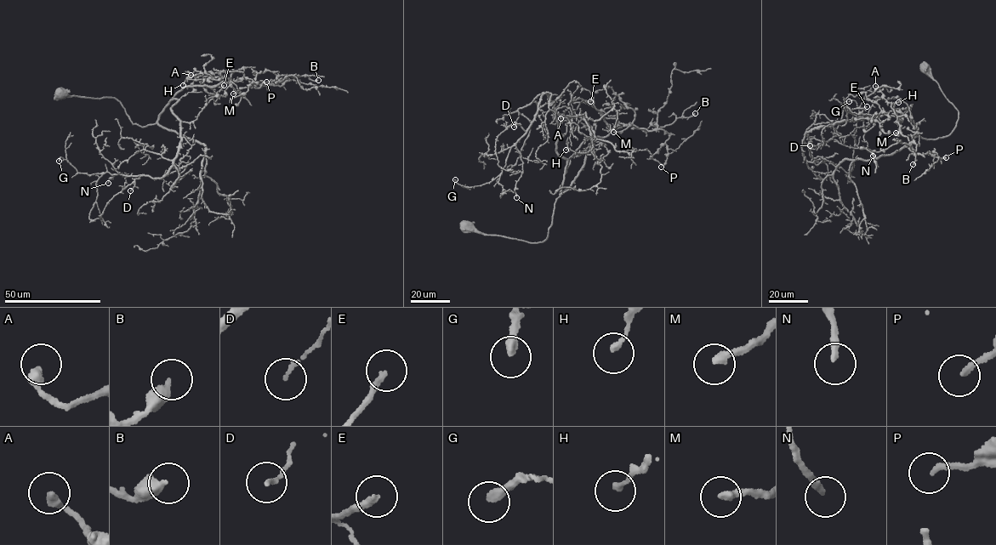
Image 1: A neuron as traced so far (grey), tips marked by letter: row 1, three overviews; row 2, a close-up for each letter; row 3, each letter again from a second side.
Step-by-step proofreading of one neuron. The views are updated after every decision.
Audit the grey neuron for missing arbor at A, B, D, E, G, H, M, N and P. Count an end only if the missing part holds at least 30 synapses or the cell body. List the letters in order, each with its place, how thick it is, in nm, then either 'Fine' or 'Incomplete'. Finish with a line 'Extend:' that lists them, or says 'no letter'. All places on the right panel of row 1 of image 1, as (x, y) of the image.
A: Place: (875, 86). Thickness 340 nm. Fine
B: Place: (913, 164). Thickness 420 nm. Fine
D: Place: (810, 145). Thickness 130 nm. Fine
E: Place: (867, 106). Thickness 220 nm. Fine
G: Place: (849, 101). Thickness 320 nm. Fine
H: Place: (898, 102). Thickness 190 nm. Fine
M: Place: (896, 133). Thickness 260 nm. Incomplete
N: Place: (873, 156). Thickness 220 nm. Incomplete
P: Place: (946, 157). Thickness 200 nm. Fine
Extend: M, N

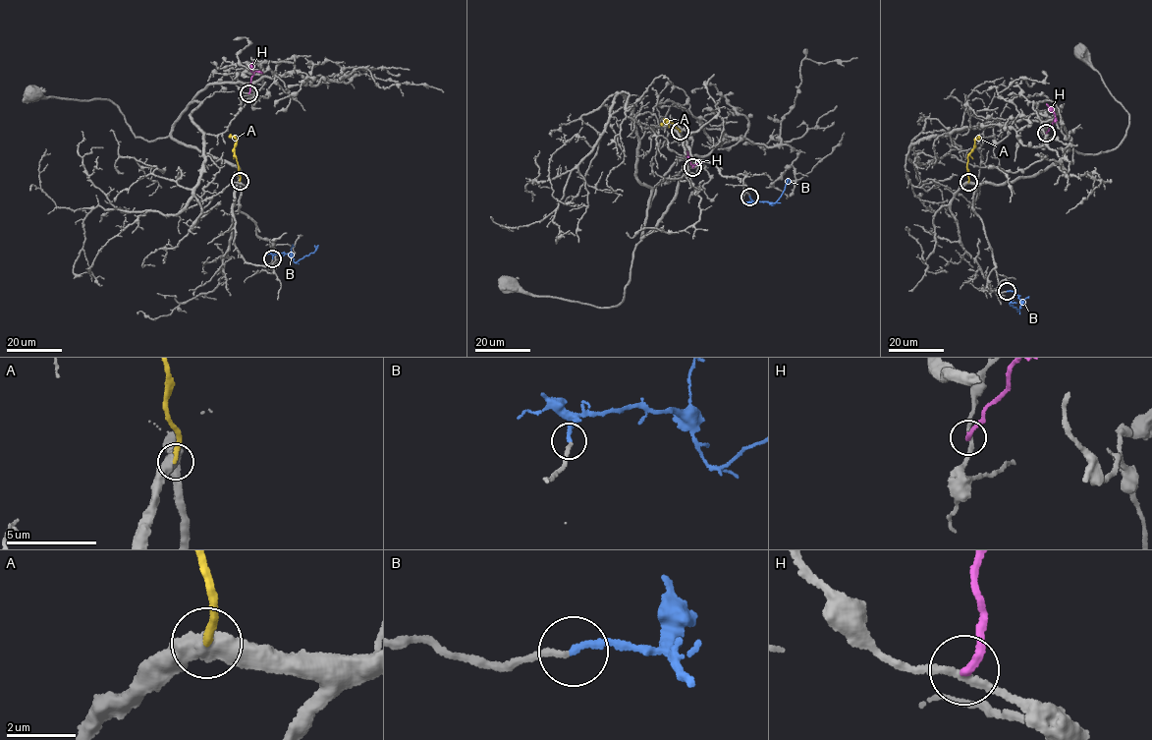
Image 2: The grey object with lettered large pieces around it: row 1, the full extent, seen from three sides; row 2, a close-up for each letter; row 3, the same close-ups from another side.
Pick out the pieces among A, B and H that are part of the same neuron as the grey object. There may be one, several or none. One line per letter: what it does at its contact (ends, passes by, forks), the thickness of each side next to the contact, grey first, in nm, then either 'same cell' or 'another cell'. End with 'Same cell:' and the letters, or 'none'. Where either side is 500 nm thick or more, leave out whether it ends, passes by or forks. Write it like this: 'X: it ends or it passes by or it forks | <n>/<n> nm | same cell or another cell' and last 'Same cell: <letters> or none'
A: it ends | 480/240 nm | another cell
B: it ends | 170/200 nm | same cell
H: it ends | 220/240 nm | another cell
Same cell: B

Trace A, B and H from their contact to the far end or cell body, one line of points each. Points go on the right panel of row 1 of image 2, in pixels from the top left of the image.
A: (968, 182), (967, 156), (979, 138)
B: (1007, 291), (1014, 291), (1018, 297), (1018, 311), (1010, 304), (1016, 303)
H: (1046, 133), (1055, 114), (1046, 103)

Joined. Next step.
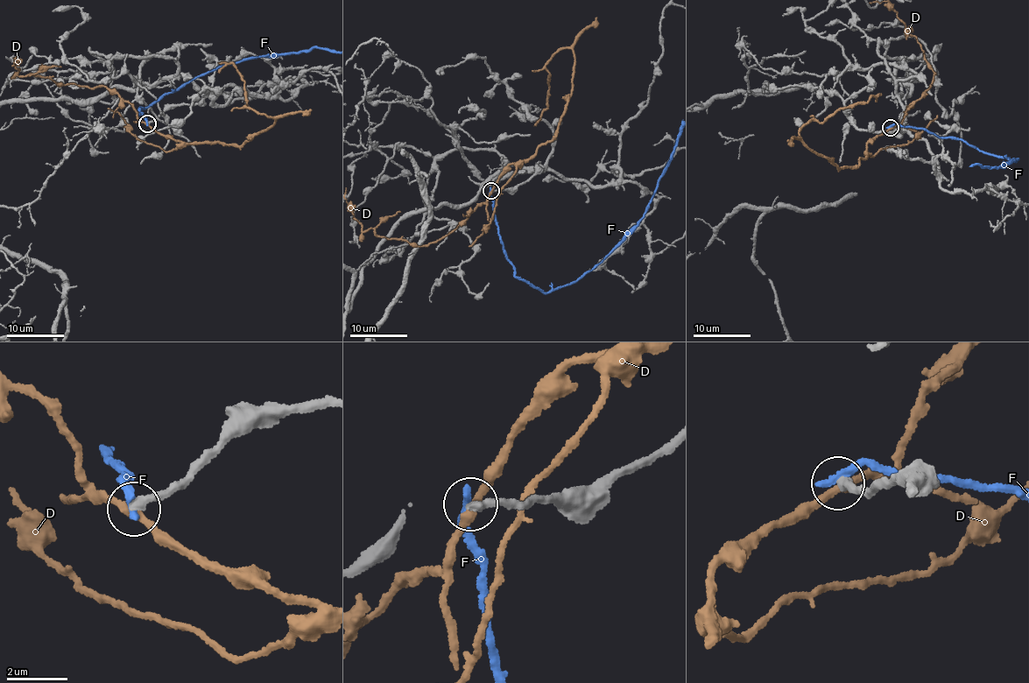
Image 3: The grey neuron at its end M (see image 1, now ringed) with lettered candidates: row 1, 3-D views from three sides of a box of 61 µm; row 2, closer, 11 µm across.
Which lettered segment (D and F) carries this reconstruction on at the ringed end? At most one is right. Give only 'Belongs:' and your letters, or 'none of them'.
Belongs: none of them

